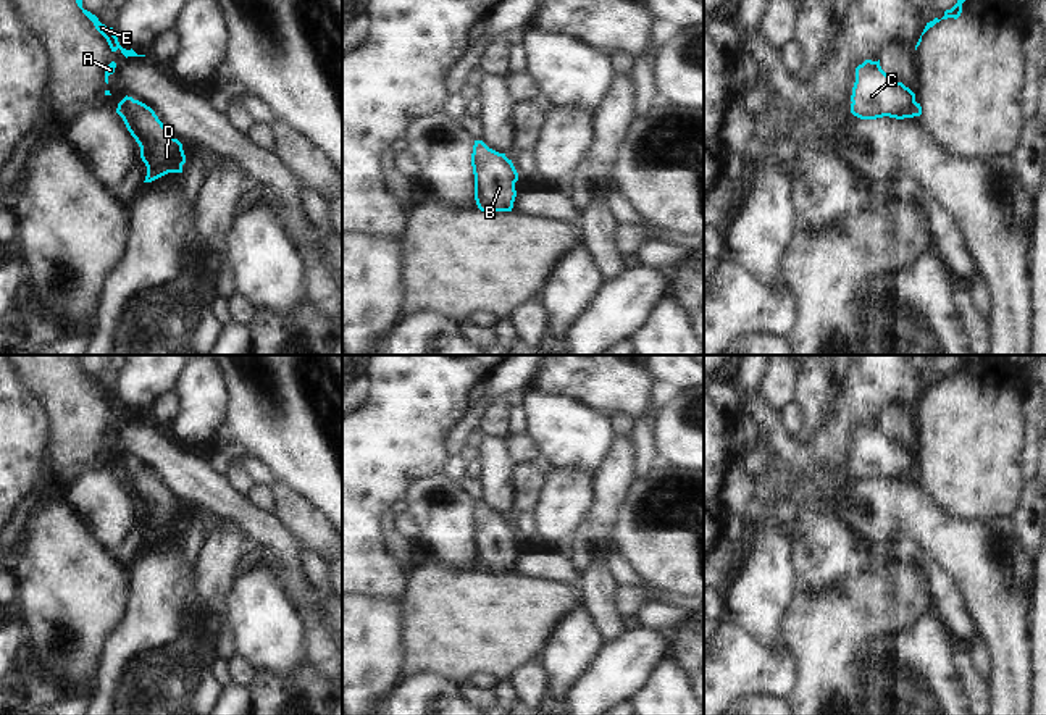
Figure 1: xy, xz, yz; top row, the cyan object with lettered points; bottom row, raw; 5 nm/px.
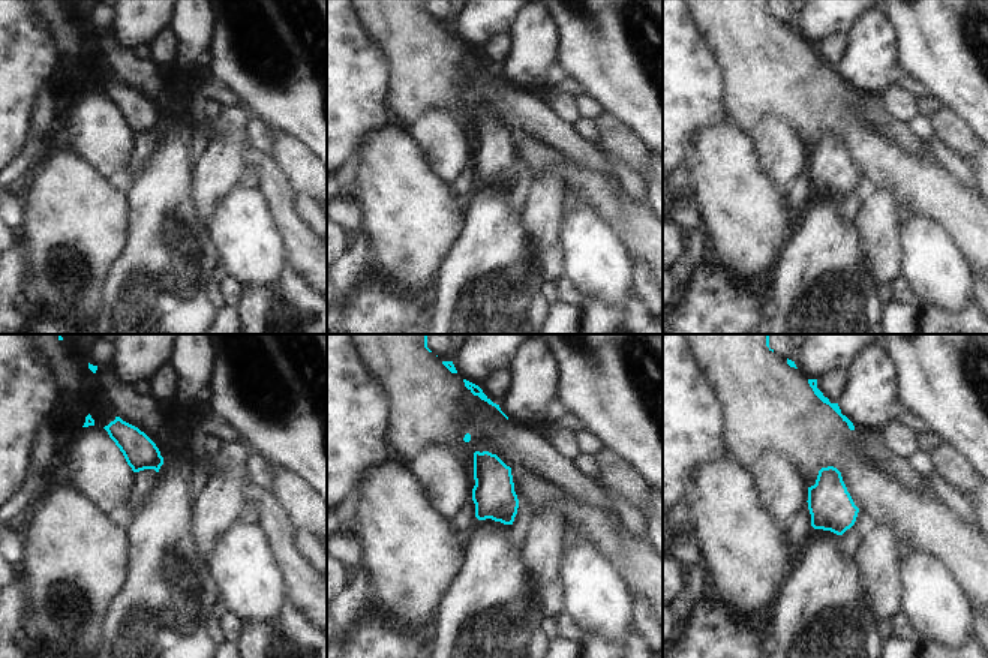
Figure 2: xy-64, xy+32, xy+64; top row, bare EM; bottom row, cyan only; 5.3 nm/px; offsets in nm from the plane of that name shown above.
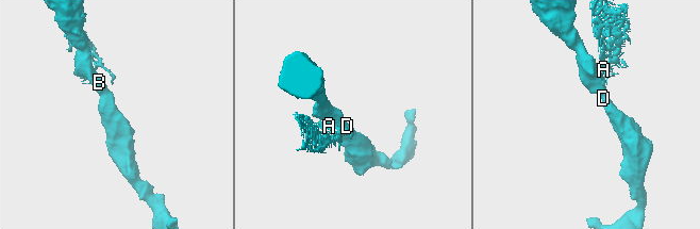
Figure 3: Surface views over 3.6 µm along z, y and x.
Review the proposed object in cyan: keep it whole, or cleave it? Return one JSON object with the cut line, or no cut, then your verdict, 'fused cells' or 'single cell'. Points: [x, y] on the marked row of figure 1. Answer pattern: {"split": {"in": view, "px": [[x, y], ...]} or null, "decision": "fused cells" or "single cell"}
{"split": {"in": "xy", "px": [[136, 100], [118, 113]]}, "decision": "fused cells"}

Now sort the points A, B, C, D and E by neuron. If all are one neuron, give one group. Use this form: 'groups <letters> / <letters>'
groups A E / B C D

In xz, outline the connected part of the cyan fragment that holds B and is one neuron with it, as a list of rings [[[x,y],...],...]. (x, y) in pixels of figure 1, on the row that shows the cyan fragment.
[[[475,140],[471,166],[476,205],[496,211],[512,211],[517,197],[515,182],[518,181],[512,160],[505,153],[489,148],[483,140]]]

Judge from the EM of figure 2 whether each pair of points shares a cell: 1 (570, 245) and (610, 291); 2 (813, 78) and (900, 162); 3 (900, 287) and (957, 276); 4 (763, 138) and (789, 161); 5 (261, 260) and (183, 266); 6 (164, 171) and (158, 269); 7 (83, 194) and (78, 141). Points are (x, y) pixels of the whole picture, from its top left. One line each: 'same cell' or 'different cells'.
1: same cell
2: same cell
3: different cells
4: same cell
5: different cells
6: same cell
7: different cells

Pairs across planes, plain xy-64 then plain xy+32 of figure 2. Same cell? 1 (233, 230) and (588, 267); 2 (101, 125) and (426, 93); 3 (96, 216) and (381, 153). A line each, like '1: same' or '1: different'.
1: same
2: different
3: same

